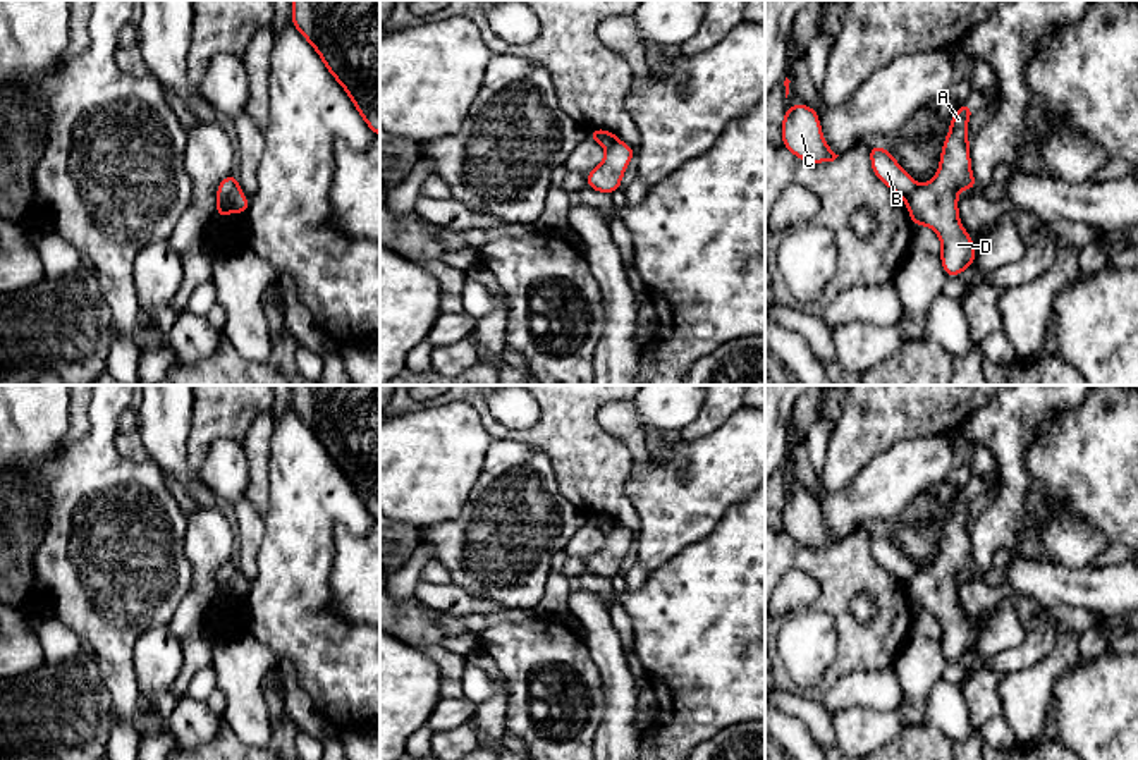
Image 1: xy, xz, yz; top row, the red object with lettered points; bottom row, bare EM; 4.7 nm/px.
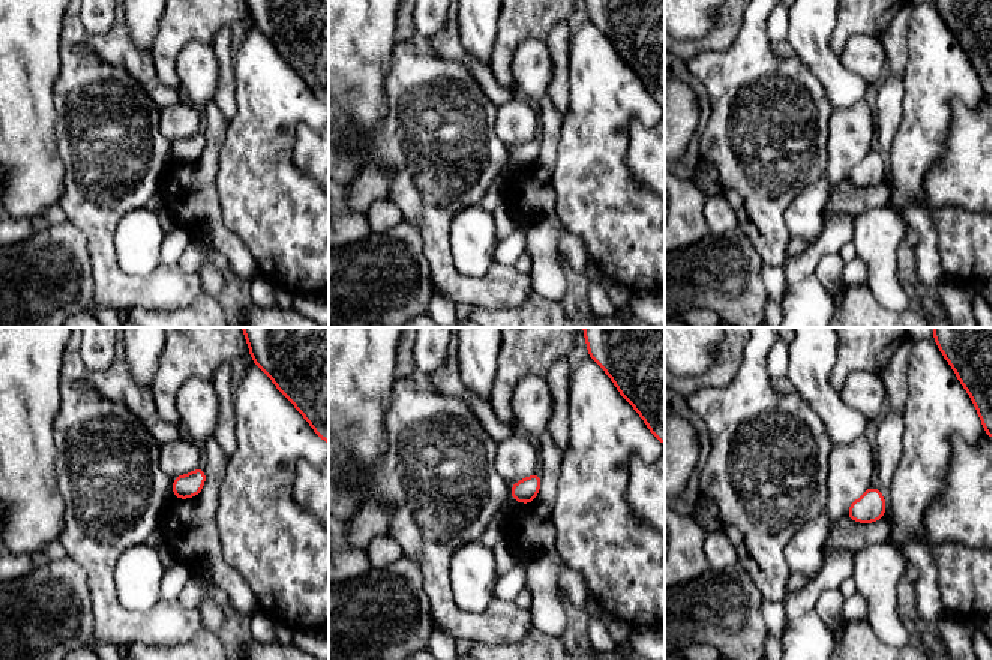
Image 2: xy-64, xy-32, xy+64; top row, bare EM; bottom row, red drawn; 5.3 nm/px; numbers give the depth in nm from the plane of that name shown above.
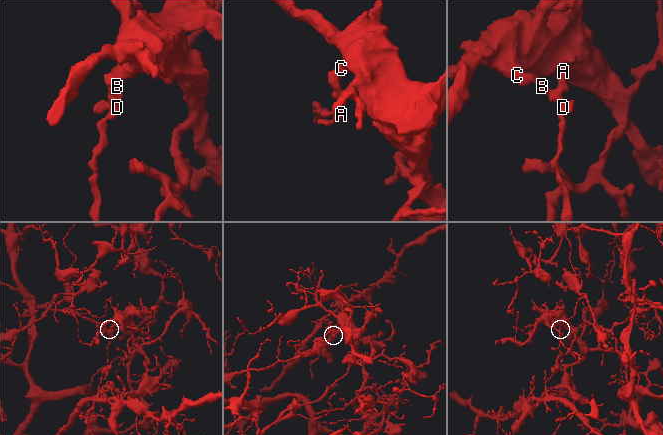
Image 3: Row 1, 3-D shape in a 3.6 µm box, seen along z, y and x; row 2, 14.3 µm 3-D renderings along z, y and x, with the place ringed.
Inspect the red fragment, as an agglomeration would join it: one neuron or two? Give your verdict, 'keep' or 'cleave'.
cleave

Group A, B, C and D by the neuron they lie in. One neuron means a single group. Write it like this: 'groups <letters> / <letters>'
groups A D / B C

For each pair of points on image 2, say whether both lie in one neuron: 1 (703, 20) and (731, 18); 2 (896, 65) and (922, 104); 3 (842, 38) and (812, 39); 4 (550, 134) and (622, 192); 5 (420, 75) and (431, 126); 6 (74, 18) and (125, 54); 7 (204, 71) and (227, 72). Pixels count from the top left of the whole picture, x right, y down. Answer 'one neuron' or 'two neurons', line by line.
1: two neurons
2: two neurons
3: two neurons
4: two neurons
5: one neuron
6: one neuron
7: two neurons

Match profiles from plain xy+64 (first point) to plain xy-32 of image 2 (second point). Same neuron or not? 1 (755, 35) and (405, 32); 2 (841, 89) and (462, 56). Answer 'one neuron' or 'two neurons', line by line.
1: two neurons
2: two neurons

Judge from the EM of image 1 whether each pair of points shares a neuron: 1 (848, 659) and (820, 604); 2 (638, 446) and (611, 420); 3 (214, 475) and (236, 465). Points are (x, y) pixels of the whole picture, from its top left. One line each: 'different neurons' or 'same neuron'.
1: same neuron
2: same neuron
3: same neuron

